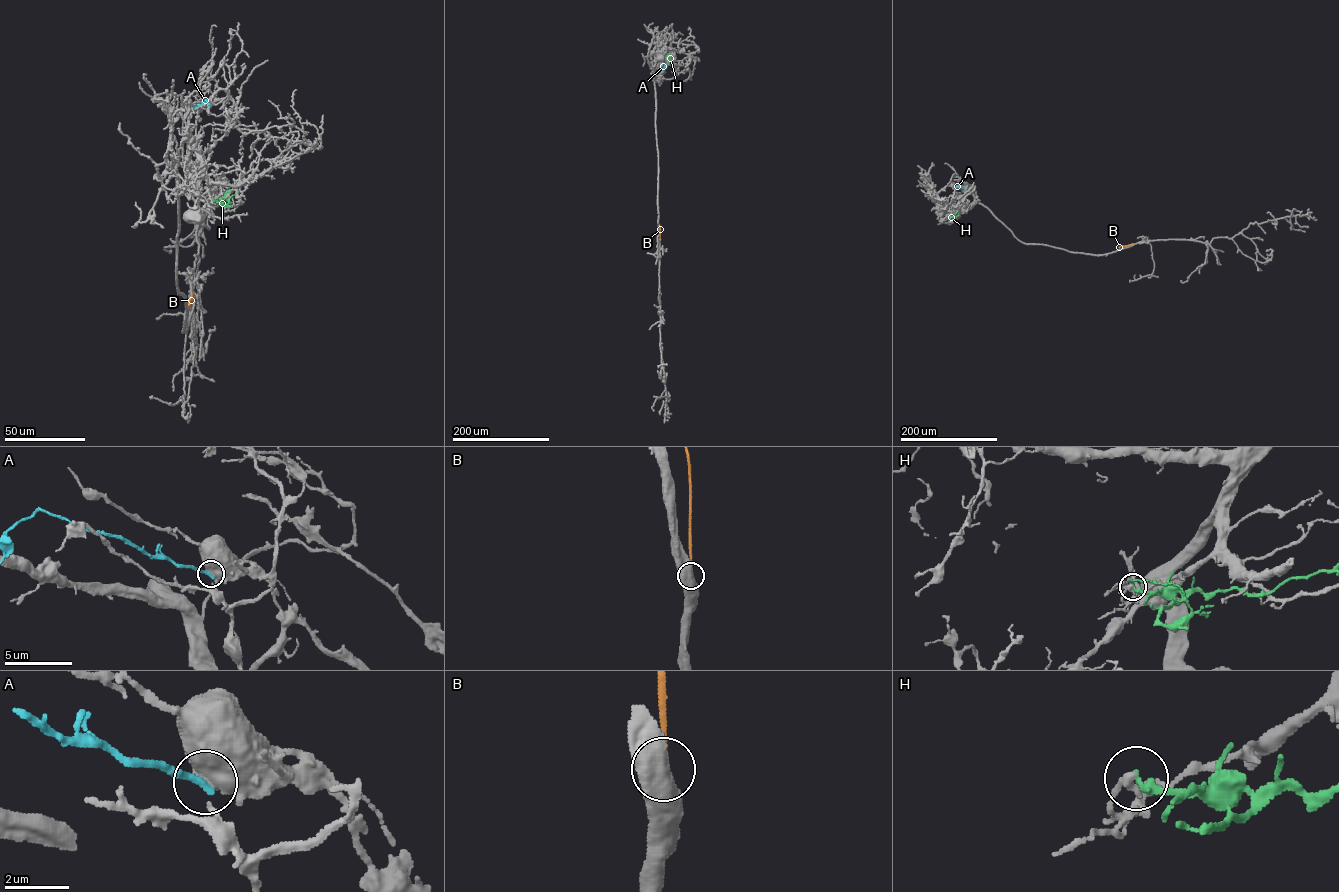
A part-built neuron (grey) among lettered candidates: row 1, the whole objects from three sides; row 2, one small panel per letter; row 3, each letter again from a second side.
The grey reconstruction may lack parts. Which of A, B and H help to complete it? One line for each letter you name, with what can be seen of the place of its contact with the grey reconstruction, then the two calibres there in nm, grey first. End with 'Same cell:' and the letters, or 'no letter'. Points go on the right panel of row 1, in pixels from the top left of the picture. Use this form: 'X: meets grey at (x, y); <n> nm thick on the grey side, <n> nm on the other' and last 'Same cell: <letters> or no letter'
Same cell: no letter

